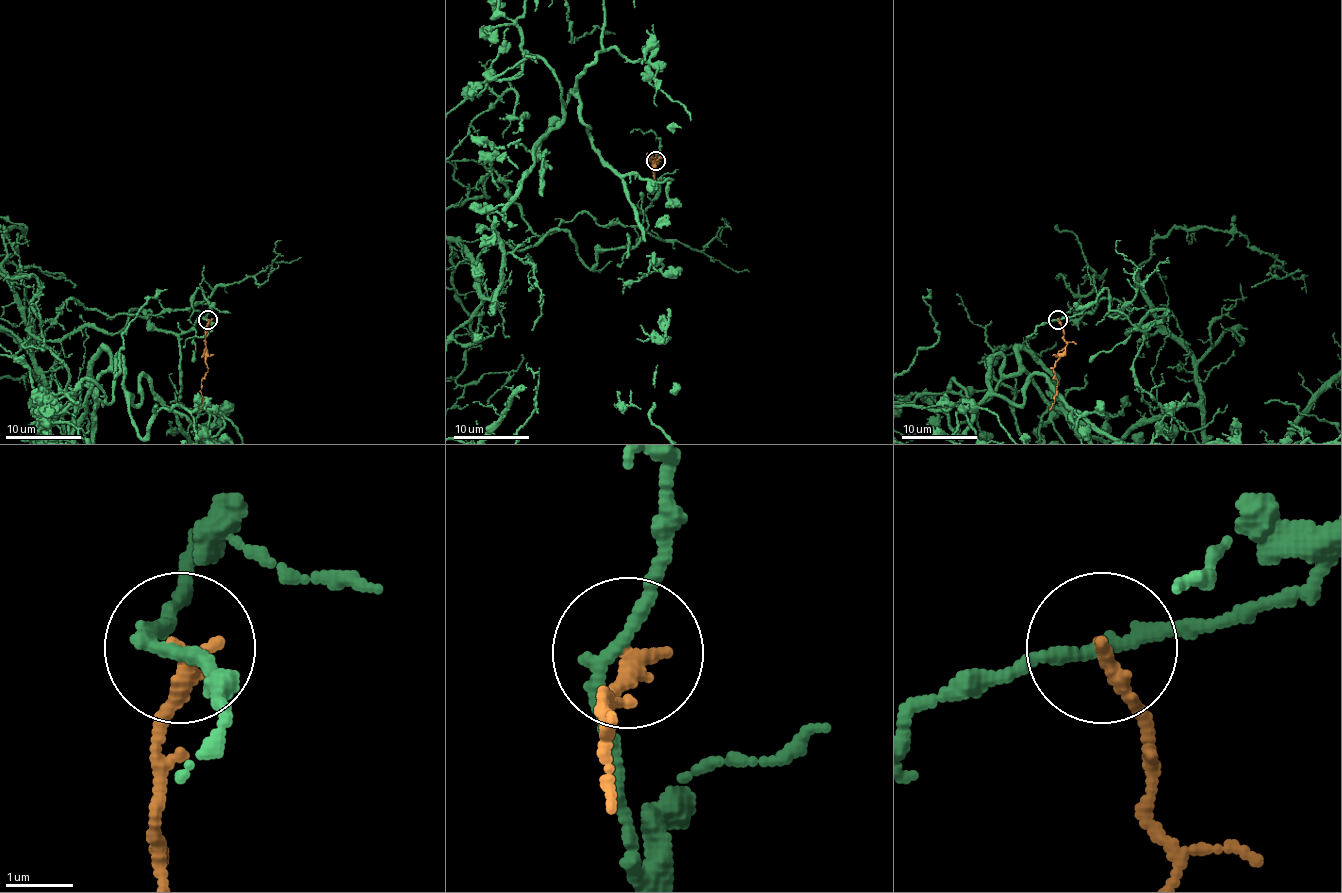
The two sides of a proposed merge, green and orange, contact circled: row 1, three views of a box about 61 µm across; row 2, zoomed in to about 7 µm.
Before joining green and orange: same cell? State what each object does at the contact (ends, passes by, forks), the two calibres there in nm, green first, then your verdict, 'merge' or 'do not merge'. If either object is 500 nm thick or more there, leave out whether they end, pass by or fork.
green passes by; orange ends there; 200 nm thick on the green side, 240 nm on the other; do not merge

